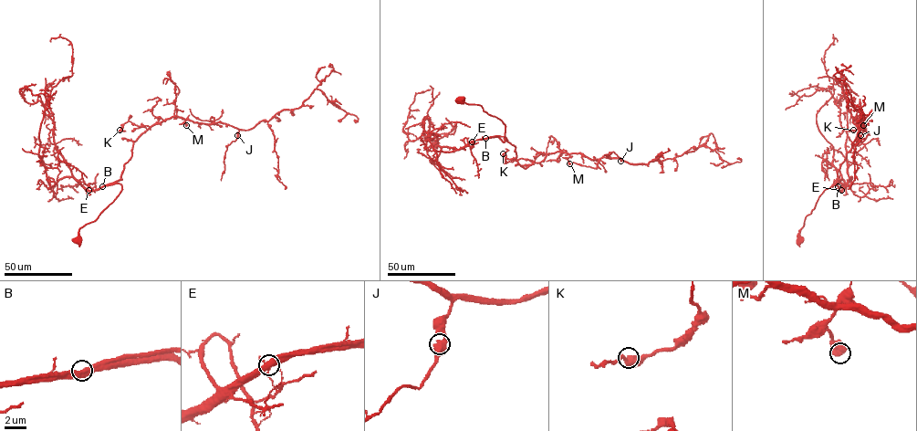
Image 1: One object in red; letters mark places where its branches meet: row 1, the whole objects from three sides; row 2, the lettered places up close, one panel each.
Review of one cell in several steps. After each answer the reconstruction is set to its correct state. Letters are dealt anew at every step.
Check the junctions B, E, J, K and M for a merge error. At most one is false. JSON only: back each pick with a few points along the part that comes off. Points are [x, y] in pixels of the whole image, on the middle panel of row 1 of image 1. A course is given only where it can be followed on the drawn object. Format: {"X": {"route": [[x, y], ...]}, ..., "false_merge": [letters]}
{"false_merge": []}

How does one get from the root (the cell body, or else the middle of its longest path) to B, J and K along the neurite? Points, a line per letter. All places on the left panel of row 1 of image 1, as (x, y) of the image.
B: (78, 239), (78, 230), (93, 222), (121, 190), (119, 183), (102, 186)
J: (78, 239), (121, 190), (107, 184), (121, 179), (133, 141), (153, 125), (178, 116), (229, 124), (237, 135)
K: (78, 239), (121, 190), (107, 184), (121, 179), (133, 141), (149, 127), (128, 121), (119, 130)

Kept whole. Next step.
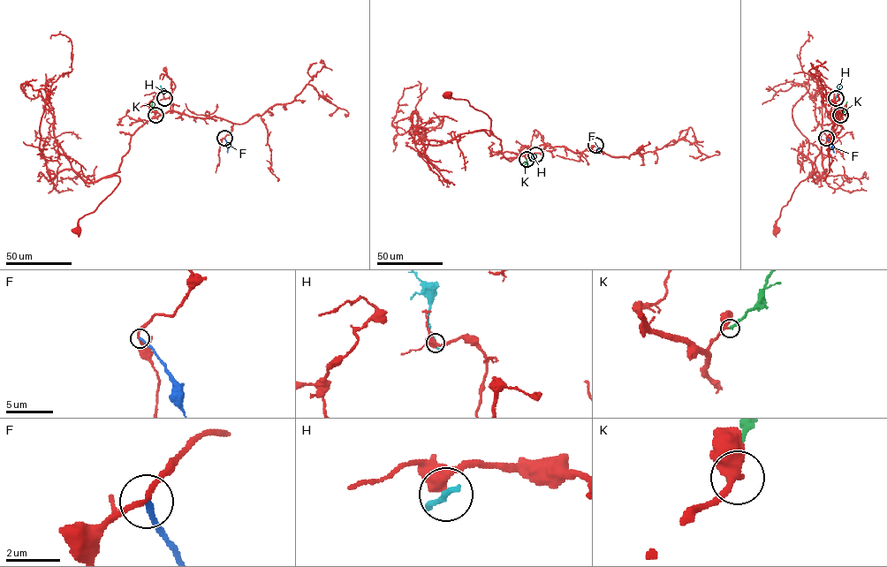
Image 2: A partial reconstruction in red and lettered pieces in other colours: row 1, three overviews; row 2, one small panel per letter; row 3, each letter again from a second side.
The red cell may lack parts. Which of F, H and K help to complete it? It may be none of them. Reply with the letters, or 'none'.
K

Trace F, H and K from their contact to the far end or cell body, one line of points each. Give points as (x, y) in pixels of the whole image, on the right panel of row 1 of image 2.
F: (826, 138), (834, 153)
H: (836, 98), (840, 86)
K: (840, 115), (846, 102)

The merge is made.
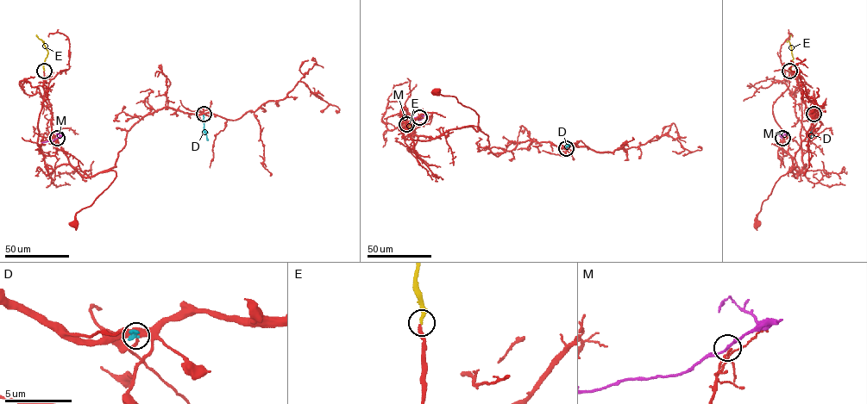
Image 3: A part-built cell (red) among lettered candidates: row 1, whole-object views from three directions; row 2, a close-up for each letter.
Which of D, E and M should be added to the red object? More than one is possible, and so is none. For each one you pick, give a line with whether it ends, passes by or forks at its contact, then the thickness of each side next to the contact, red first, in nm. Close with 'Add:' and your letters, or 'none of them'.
E: it ends; calibres 220 and 240 nm
Add: E

